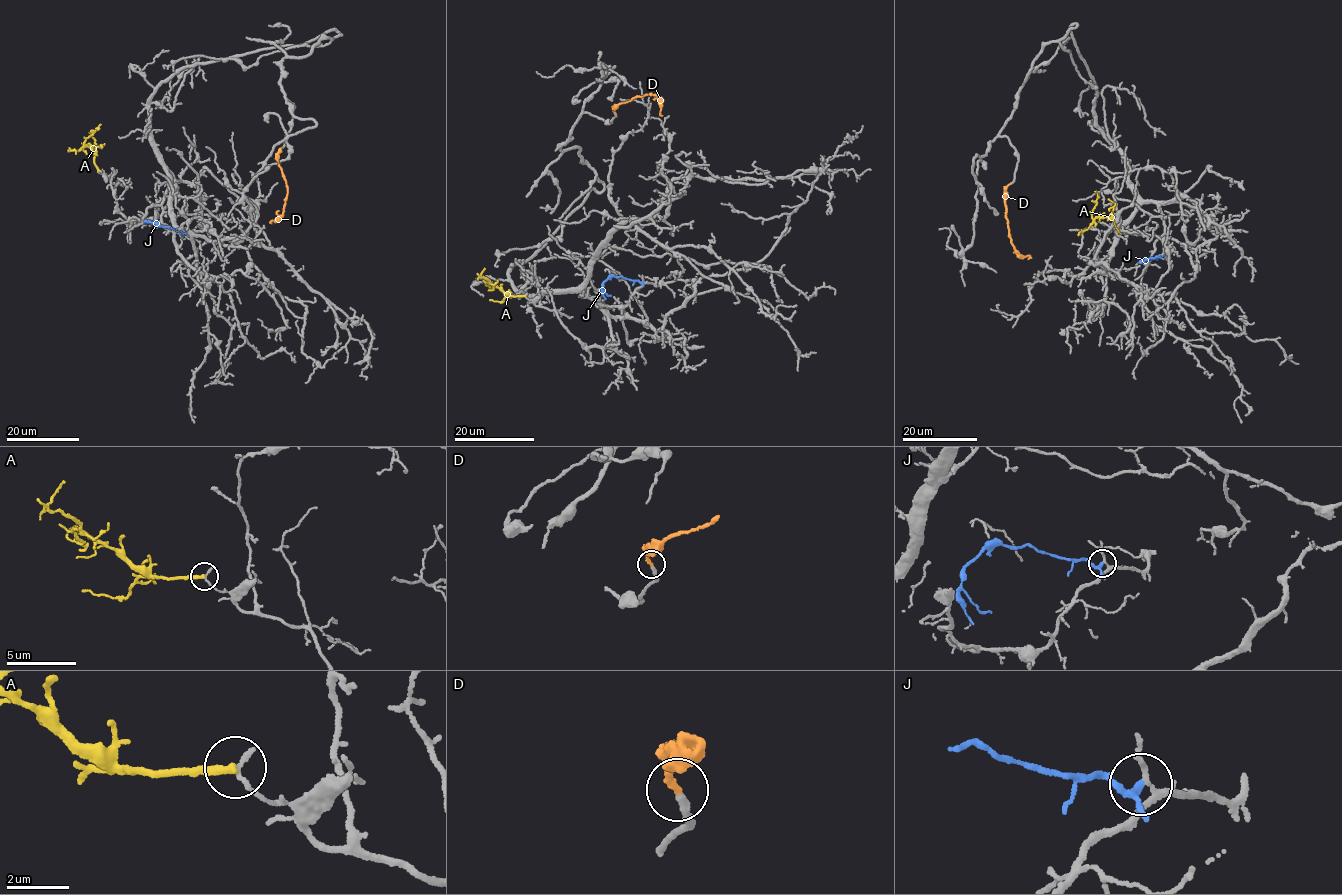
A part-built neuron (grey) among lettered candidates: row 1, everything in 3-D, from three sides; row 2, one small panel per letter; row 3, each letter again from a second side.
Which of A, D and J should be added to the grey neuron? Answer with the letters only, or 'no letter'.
D

